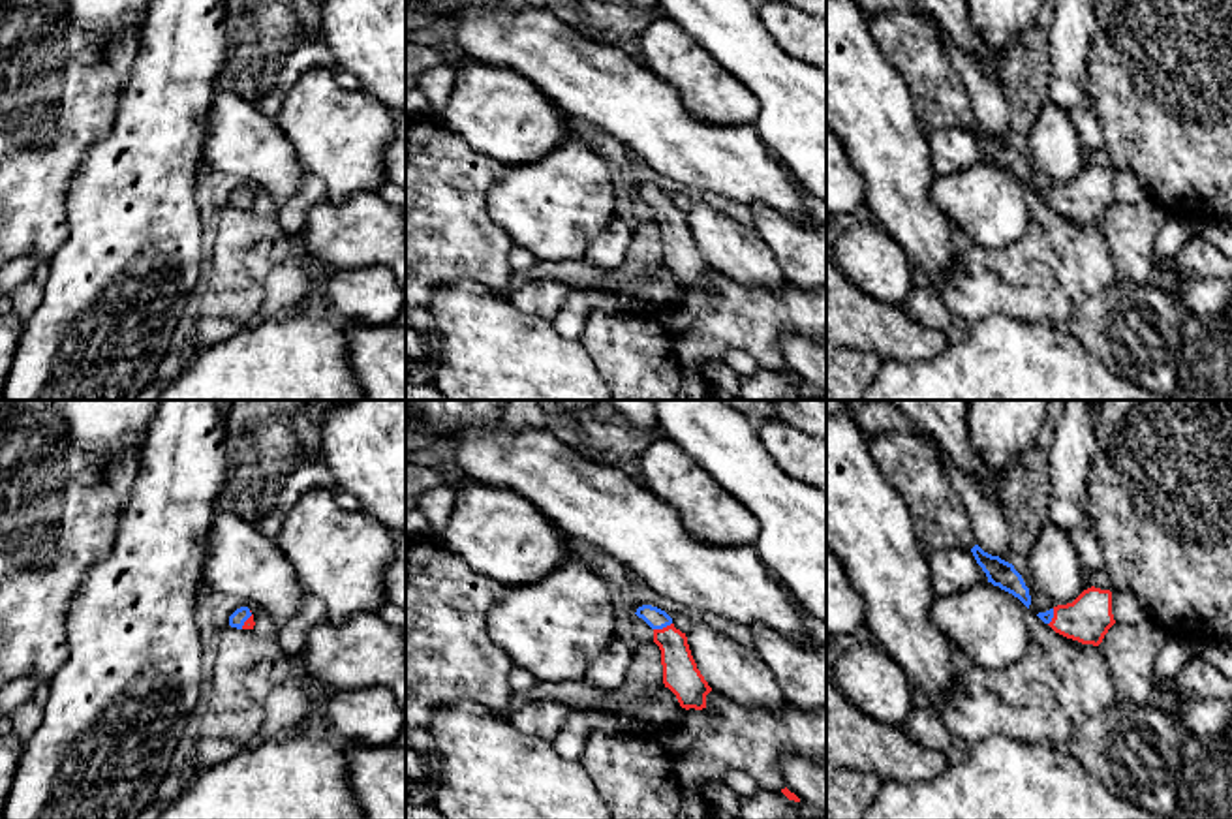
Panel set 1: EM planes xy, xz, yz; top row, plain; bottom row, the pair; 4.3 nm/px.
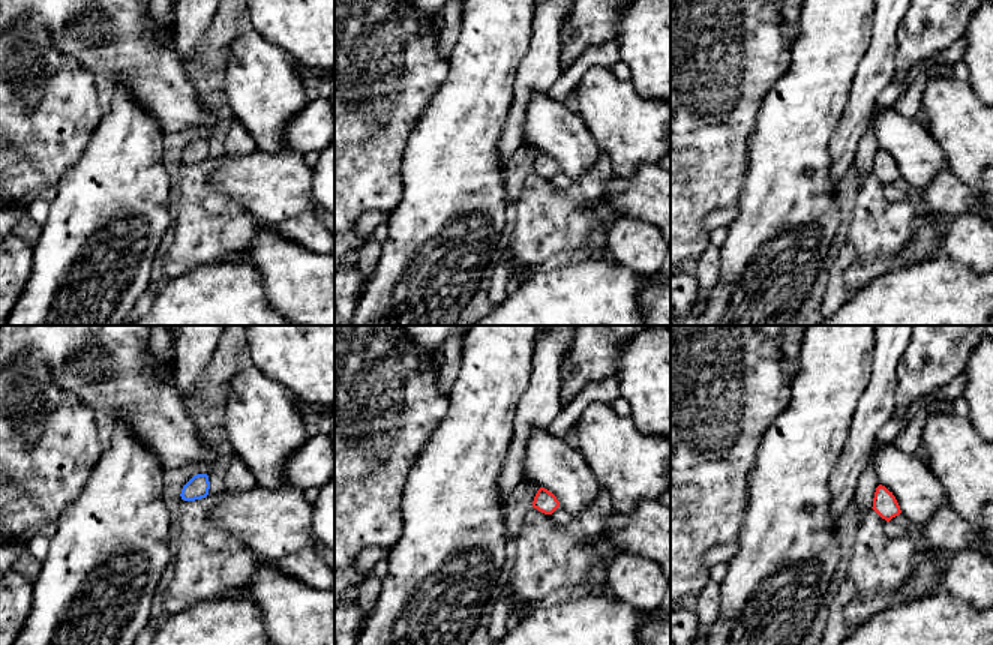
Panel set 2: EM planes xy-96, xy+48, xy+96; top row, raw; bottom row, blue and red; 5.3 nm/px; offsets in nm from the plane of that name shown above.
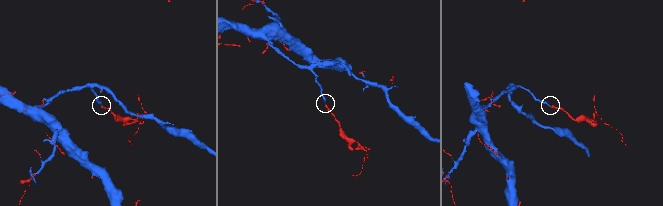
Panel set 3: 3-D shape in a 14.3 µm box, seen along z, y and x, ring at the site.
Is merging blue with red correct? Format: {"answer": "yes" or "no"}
{"answer": "yes"}

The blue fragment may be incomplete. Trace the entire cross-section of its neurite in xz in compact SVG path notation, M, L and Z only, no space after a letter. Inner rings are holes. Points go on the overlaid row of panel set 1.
M642 605L635 612L654 629L654 642L661 650L663 684L682 708L706 708L706 695L712 691L691 656L687 637L674 627L672 618L652 605Z

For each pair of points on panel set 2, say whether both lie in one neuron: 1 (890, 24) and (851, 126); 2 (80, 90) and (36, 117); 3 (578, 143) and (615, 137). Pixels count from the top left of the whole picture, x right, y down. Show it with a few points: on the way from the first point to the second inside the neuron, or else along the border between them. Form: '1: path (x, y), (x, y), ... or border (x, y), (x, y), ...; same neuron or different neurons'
1: path (881, 50), (876, 69), (863, 92), (861, 101); same neuron
2: path (69, 90), (57, 96), (47, 107); same neuron
3: border (576, 113), (602, 150); different neurons

